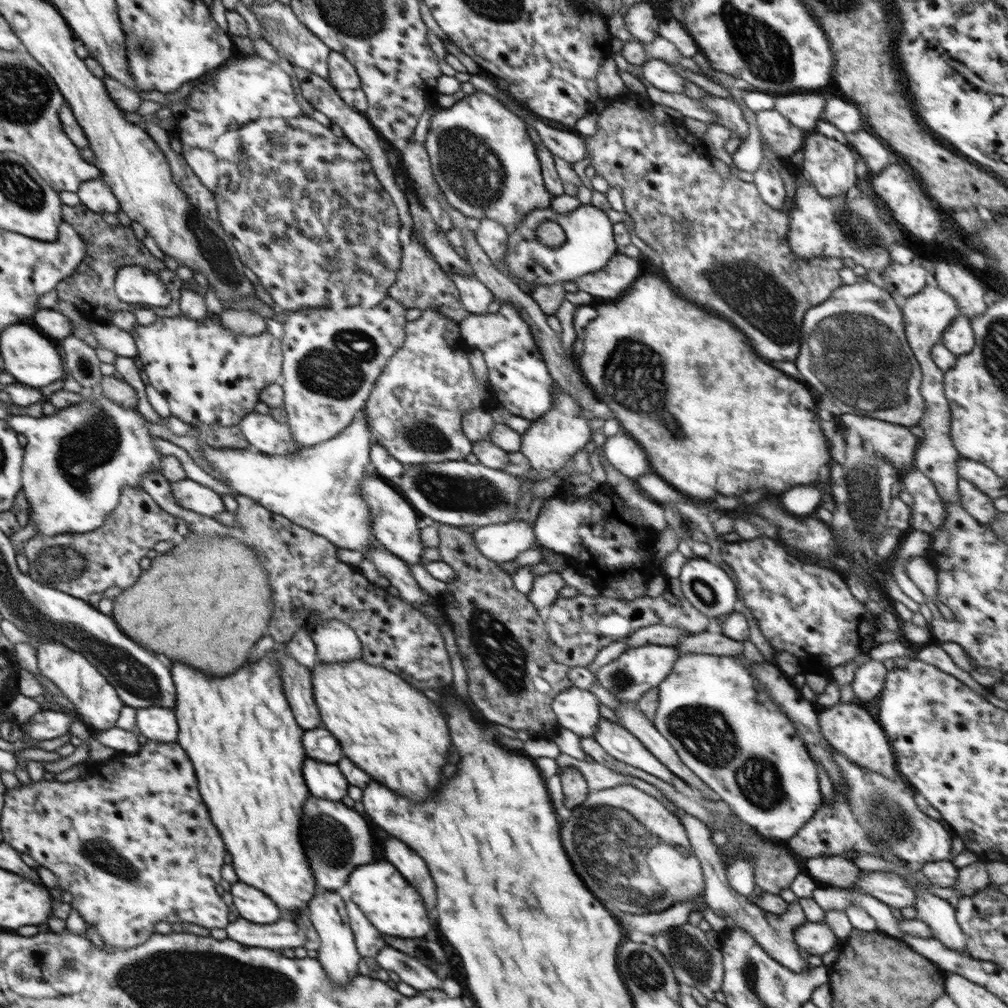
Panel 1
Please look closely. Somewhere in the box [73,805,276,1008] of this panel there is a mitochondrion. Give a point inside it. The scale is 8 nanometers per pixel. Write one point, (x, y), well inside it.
(99, 852)

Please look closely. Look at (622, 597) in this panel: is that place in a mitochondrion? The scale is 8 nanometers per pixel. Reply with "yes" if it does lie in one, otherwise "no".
no

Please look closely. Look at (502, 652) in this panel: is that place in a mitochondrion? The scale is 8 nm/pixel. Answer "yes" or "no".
yes

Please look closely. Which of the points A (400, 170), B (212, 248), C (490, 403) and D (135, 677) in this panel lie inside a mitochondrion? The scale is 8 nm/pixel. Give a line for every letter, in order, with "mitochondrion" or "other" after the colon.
A: other
B: mitochondrion
C: other
D: mitochondrion

